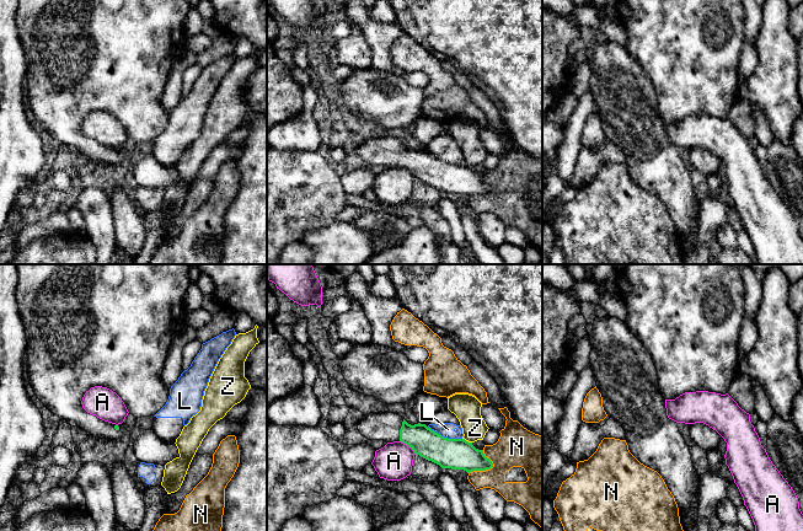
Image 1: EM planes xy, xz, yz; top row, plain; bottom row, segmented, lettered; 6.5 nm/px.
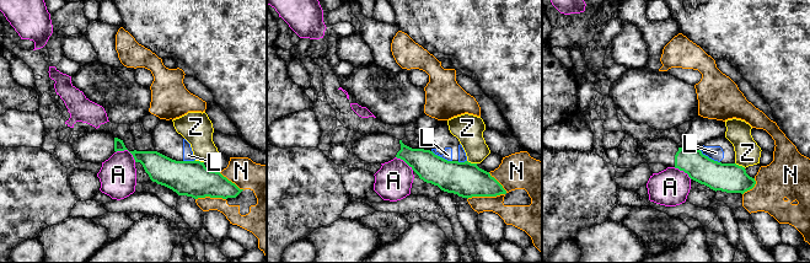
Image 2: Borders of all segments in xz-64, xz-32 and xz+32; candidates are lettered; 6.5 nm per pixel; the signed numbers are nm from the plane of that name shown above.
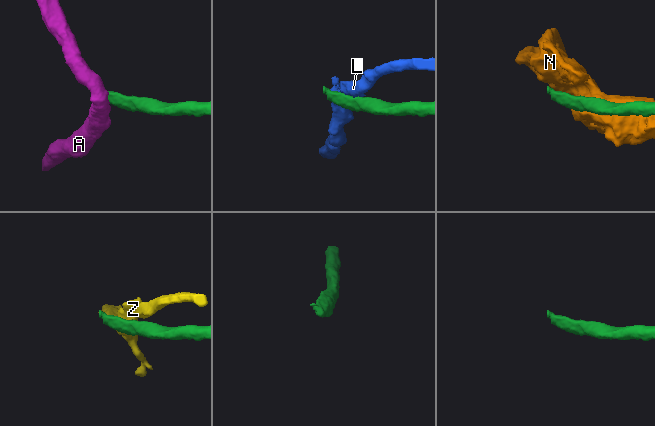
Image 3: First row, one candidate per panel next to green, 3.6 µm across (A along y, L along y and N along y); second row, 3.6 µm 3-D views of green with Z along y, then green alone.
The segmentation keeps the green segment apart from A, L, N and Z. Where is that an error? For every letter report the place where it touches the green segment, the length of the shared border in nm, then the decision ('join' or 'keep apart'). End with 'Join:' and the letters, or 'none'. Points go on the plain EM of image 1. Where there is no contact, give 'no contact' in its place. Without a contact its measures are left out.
A: xz (408, 170) | 140 nm | keep apart
L: xz (443, 161) | 240 nm | keep apart
N: xz (488, 193) | 190 nm | keep apart
Z: xz (467, 166) | 70 nm | keep apart
Join: none

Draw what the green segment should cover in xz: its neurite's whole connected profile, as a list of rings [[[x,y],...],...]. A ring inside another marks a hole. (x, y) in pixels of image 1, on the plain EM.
[[[370,138],[358,146],[358,155],[369,165],[401,166],[416,179],[439,189],[441,193],[464,194],[467,198],[486,195],[493,188],[465,163],[448,163],[425,149],[408,149],[395,138]]]

